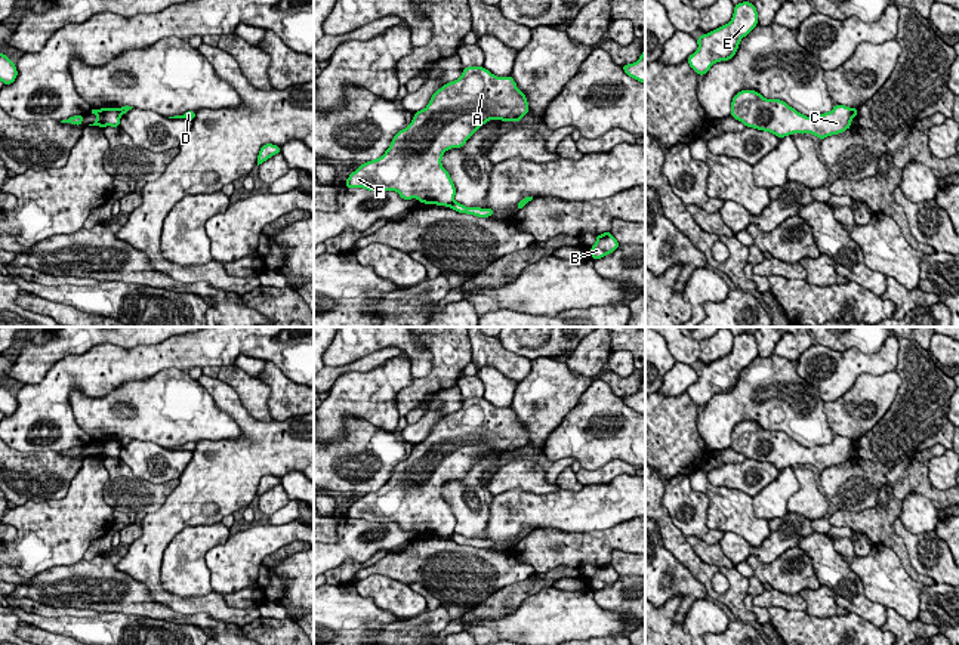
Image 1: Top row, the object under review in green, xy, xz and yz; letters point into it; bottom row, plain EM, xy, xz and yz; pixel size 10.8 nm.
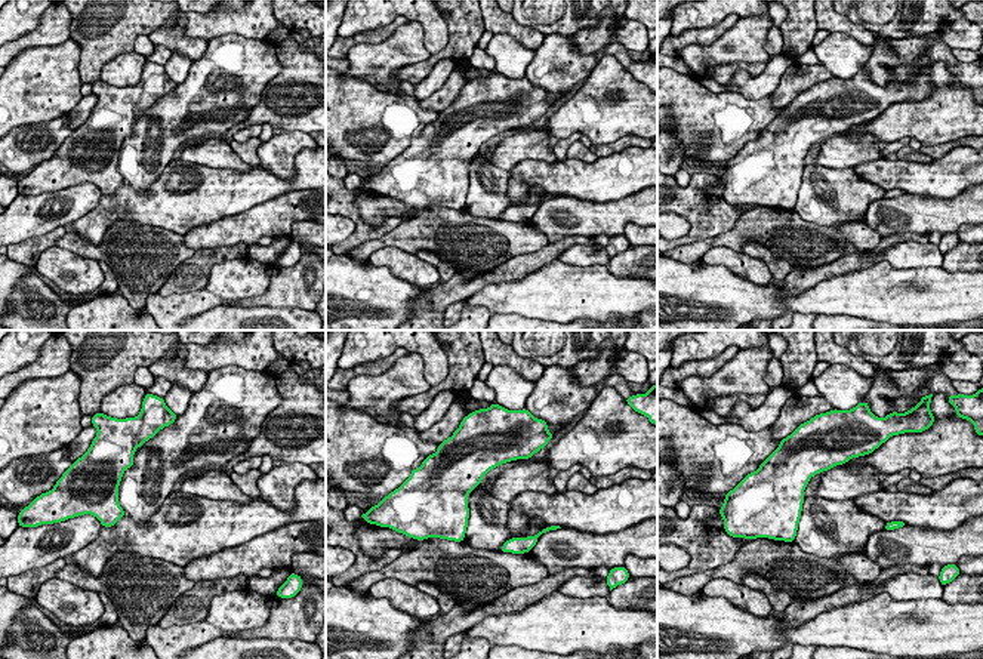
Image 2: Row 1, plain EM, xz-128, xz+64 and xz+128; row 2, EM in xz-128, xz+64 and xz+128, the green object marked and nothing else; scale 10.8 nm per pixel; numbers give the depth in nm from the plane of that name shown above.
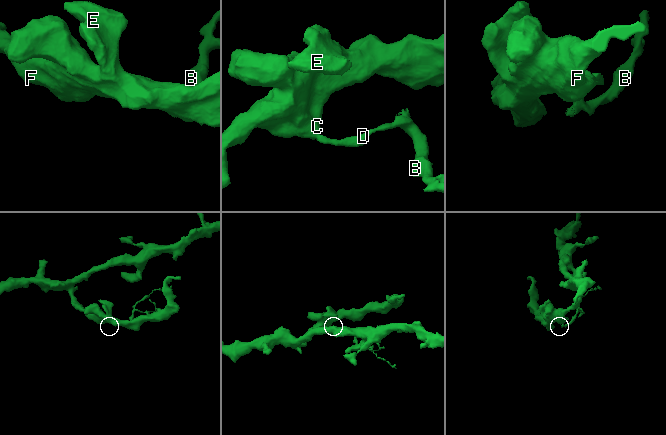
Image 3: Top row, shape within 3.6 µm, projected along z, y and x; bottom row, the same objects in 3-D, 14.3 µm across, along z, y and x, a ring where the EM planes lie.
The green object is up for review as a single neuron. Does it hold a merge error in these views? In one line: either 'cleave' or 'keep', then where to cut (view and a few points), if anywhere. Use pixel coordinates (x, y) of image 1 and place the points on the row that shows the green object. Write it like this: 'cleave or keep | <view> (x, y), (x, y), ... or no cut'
cleave | xz (453, 200), (449, 206)

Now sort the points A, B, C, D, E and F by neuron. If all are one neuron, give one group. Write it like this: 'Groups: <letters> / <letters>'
Groups: A C E F / B D

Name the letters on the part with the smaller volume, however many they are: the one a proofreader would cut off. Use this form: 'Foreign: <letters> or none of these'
Foreign: B, D

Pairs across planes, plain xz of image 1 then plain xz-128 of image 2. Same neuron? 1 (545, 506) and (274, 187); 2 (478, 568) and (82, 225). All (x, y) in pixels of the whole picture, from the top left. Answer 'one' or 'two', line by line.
1: one
2: two

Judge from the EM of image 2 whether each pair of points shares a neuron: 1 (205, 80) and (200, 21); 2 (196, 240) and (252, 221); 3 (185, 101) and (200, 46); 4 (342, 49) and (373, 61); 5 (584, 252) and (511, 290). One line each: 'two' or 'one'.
1: two
2: one
3: two
4: two
5: two

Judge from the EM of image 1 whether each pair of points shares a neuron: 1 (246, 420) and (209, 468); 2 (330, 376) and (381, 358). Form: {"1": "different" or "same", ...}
{"1": "same", "2": "same"}

